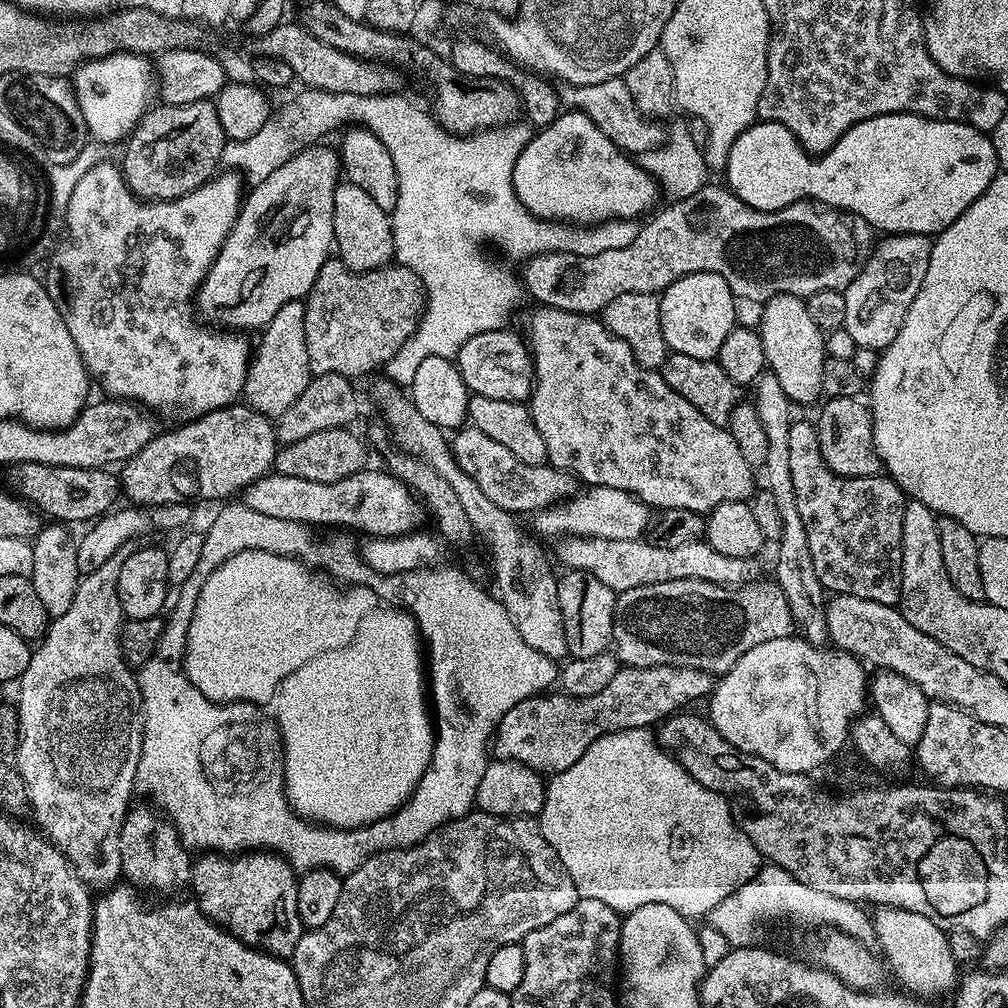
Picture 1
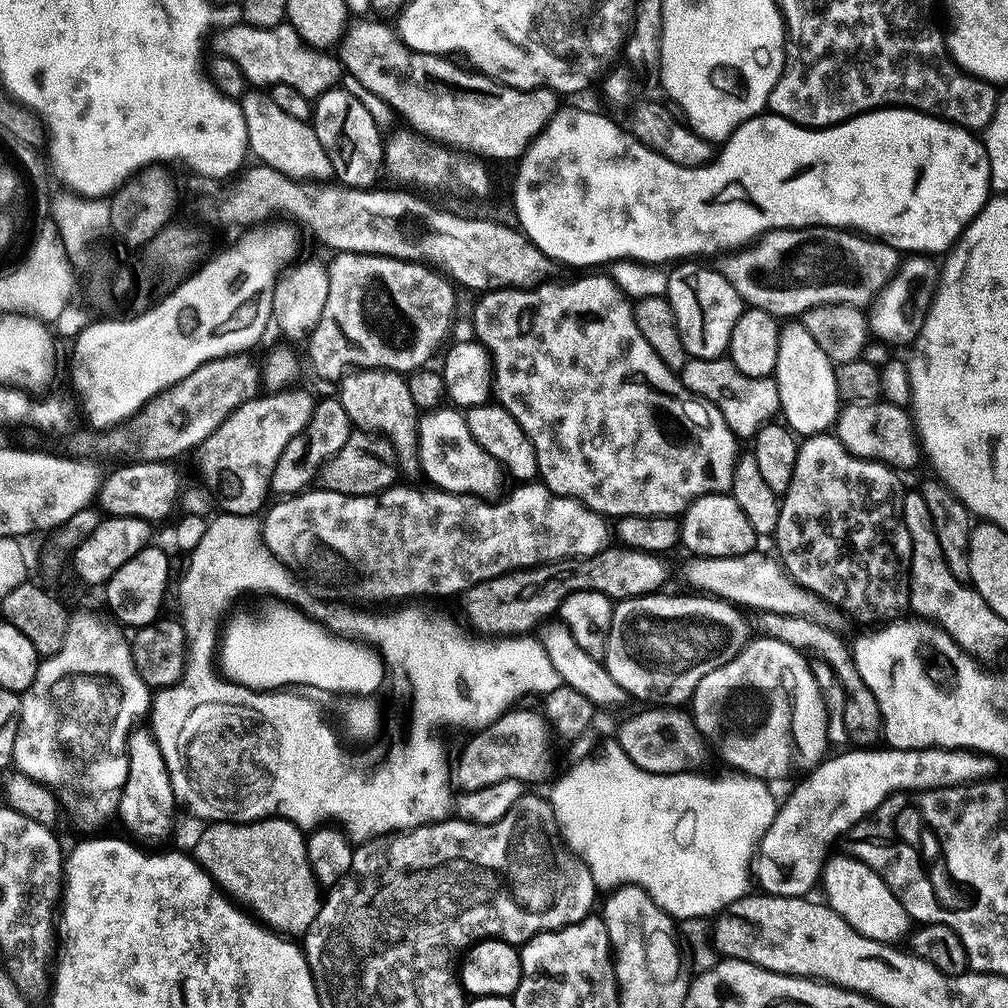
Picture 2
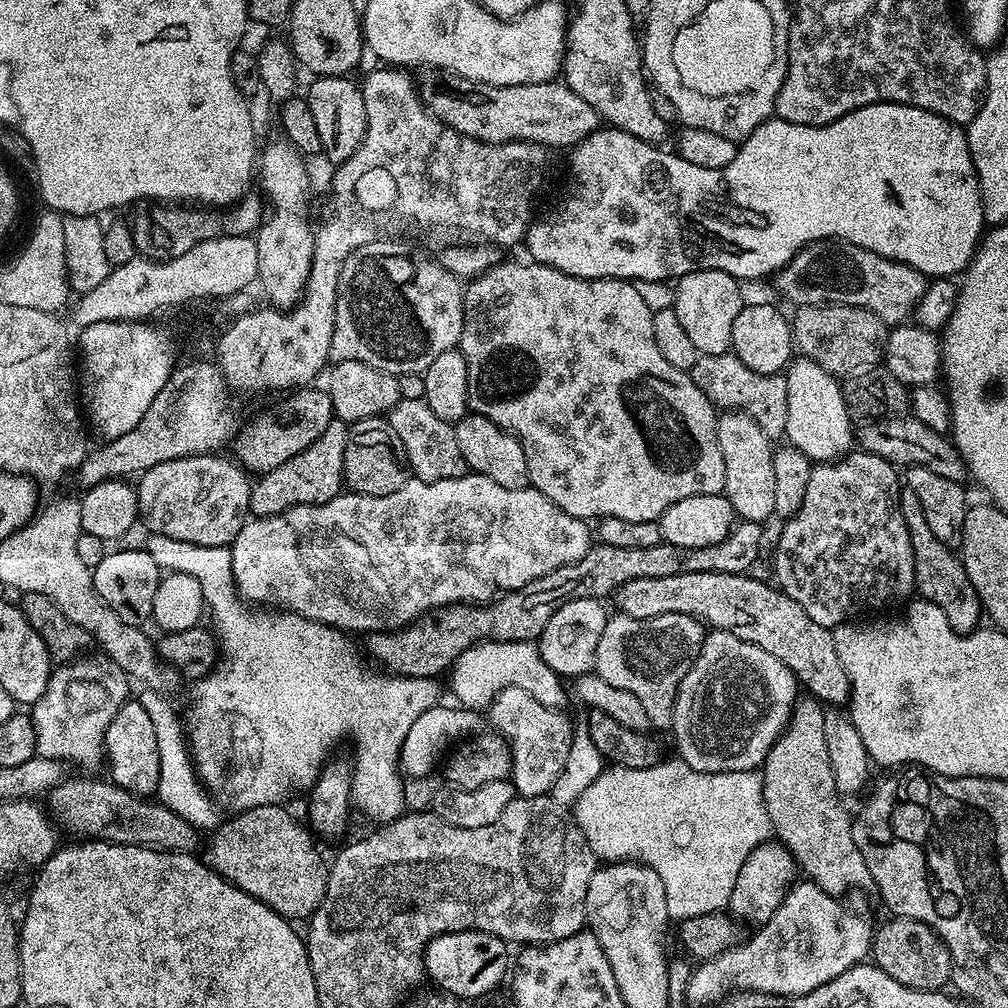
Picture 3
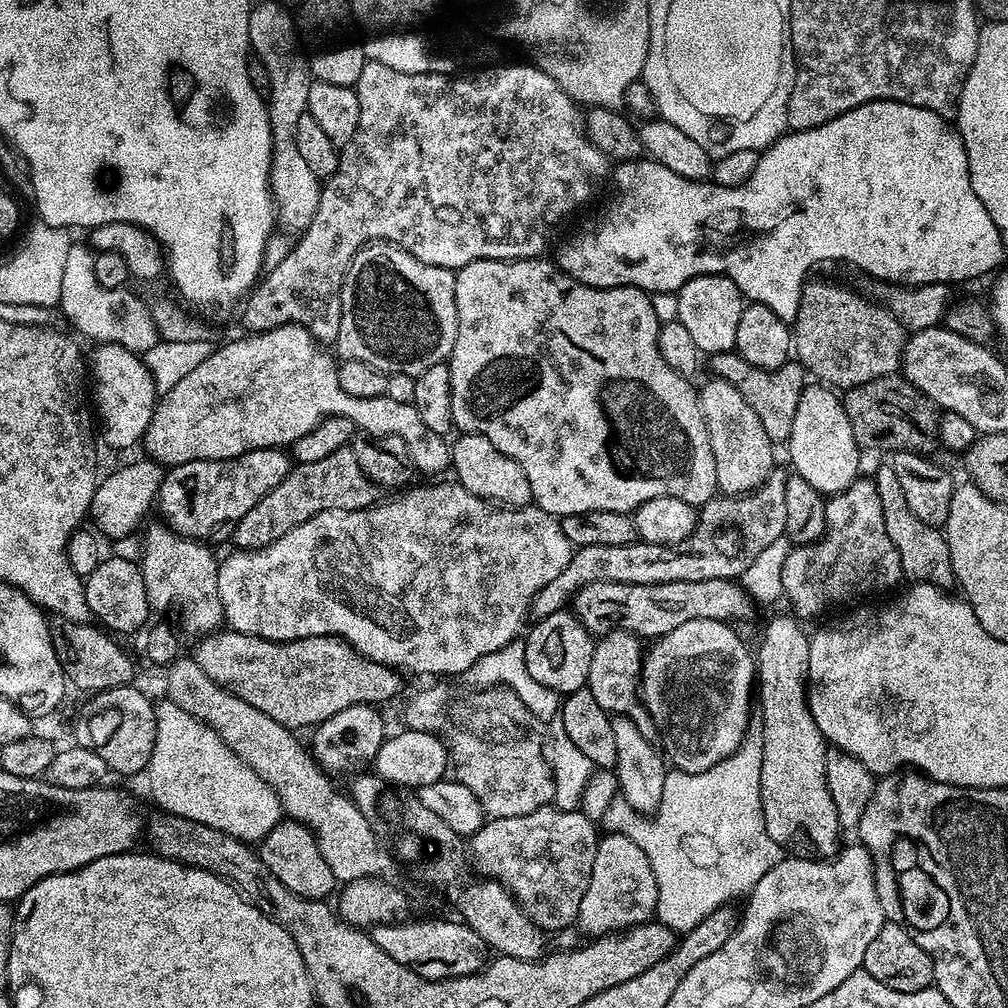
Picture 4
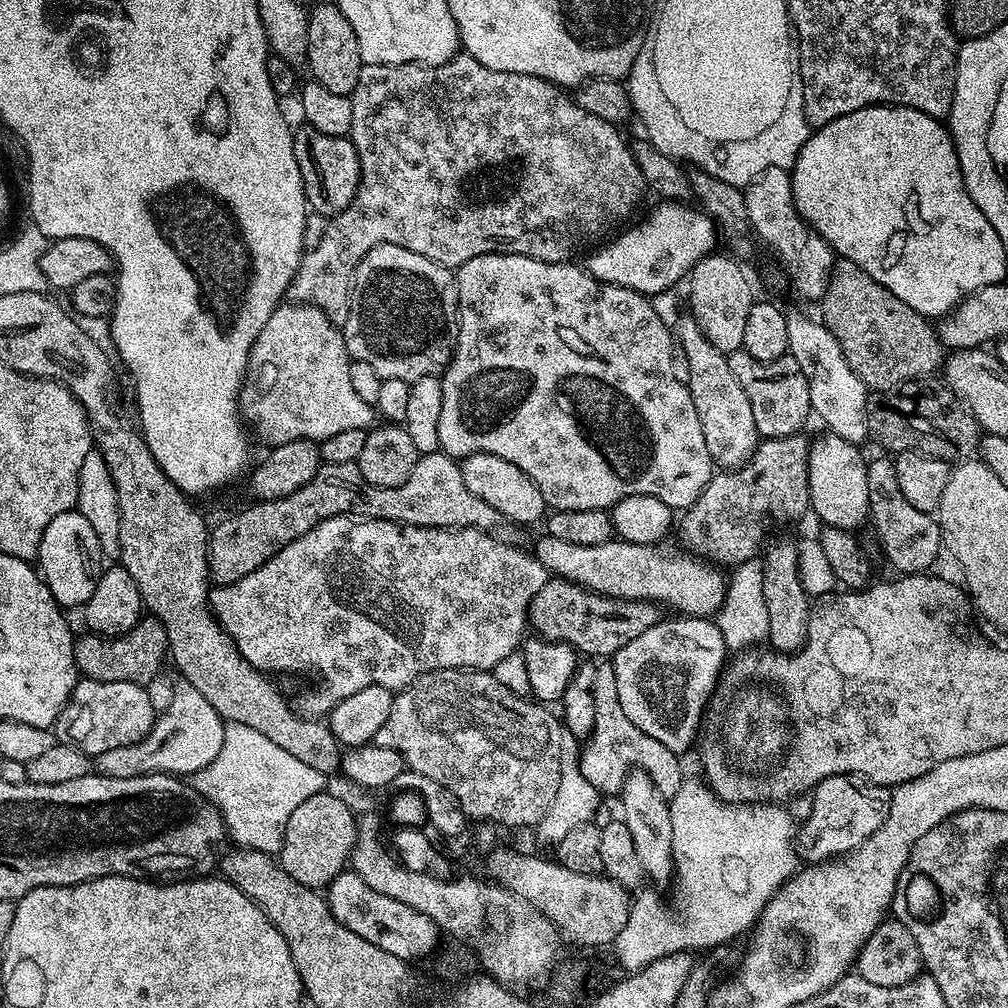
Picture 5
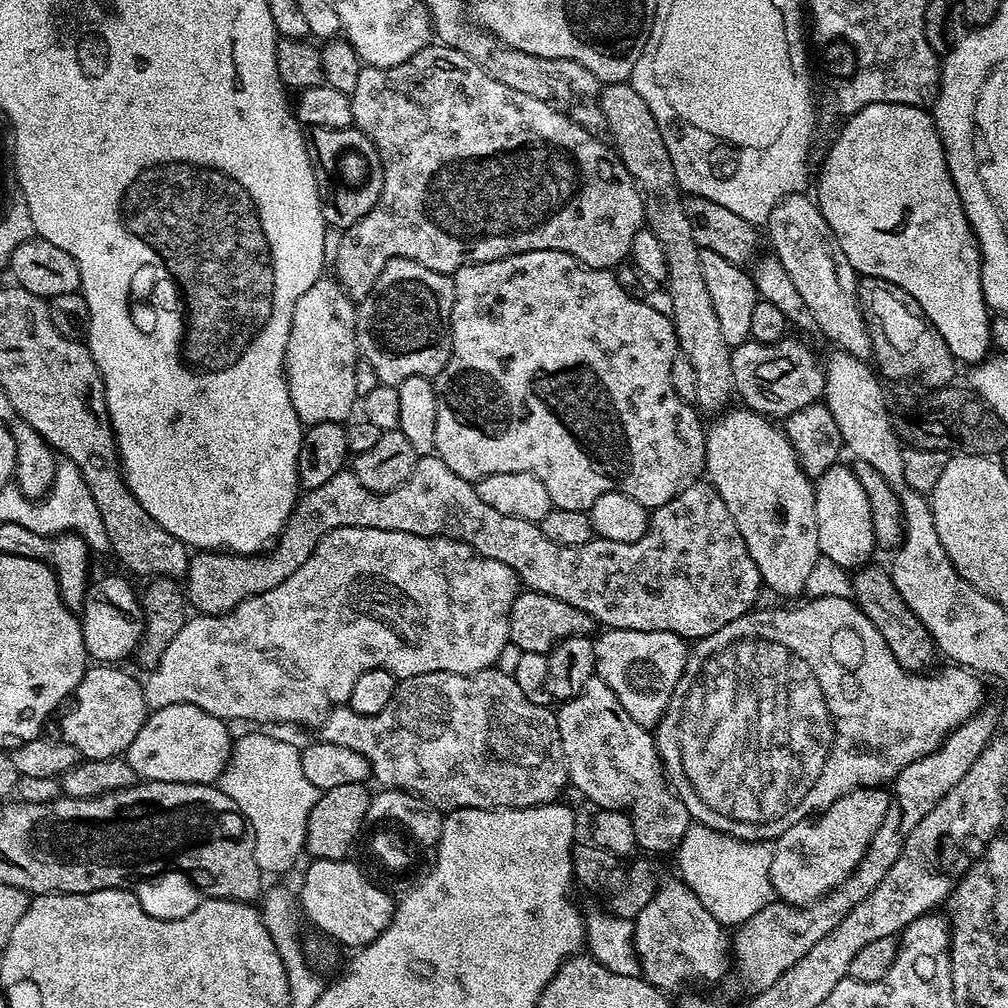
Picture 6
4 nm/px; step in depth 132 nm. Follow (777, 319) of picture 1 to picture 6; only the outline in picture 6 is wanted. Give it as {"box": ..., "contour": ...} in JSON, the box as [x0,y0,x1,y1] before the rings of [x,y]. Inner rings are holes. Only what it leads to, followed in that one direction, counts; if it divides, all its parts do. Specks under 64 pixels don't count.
{"box":[815,467,877,570],"contour":[[[851,467],[828,468],[815,481],[816,517],[818,518],[818,546],[820,555],[847,570],[859,570],[869,563],[868,555],[877,551],[874,522],[870,514],[870,498],[862,490],[855,471]]]}

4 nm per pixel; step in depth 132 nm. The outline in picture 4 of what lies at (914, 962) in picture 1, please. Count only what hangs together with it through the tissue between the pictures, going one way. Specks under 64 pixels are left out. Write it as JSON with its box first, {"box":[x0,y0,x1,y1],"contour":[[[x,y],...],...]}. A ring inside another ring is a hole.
{"box":[754,615,842,860],"contour":[[[795,615],[776,616],[764,628],[764,637],[760,640],[760,653],[755,653],[754,663],[757,671],[758,681],[758,698],[760,707],[763,710],[764,722],[764,750],[762,752],[762,770],[759,774],[759,797],[762,798],[763,821],[766,823],[766,832],[770,838],[774,838],[774,842],[785,853],[791,854],[796,858],[805,860],[827,860],[836,855],[841,847],[840,835],[842,829],[838,822],[838,810],[834,810],[834,800],[830,798],[830,790],[826,786],[826,741],[823,734],[818,730],[818,726],[812,717],[812,711],[808,709],[808,667],[810,666],[810,639],[809,633],[804,633],[804,628],[799,619]]]}

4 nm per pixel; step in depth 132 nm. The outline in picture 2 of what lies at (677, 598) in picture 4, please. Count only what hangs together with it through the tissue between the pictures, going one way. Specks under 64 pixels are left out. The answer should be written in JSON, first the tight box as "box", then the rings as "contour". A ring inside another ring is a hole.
{"box":[762,612,882,746],"contour":[[[765,612],[762,620],[764,620],[763,631],[767,635],[798,649],[808,652],[812,650],[816,652],[814,654],[819,654],[819,657],[831,666],[838,674],[845,692],[848,693],[848,701],[844,711],[844,725],[848,731],[847,739],[853,740],[853,745],[856,746],[875,745],[882,736],[878,702],[874,698],[874,694],[870,694],[870,686],[866,686],[866,682],[862,682],[862,674],[858,674],[856,663],[852,661],[851,647],[847,643],[844,645],[843,638],[839,636],[841,633],[829,628],[827,624],[820,624],[817,620],[807,616],[783,616],[782,614]]]}

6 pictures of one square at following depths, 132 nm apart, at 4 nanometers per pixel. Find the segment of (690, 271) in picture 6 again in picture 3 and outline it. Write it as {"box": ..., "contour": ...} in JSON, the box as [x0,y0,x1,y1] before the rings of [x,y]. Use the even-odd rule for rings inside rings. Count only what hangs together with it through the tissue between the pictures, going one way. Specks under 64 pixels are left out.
{"box":[716,410,775,520],"contour":[[[724,410],[716,417],[718,444],[726,462],[726,482],[723,495],[732,504],[732,511],[740,520],[764,519],[775,513],[774,506],[774,444],[770,437],[745,412]]]}

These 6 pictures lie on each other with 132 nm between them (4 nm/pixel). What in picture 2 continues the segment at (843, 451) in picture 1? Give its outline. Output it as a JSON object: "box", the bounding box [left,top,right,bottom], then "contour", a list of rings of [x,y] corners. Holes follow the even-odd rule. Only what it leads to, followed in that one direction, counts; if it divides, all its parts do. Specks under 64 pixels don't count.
{"box":[834,402,922,468],"contour":[[[885,402],[844,404],[836,414],[834,434],[850,455],[863,460],[876,460],[880,464],[887,464],[889,468],[912,468],[922,460],[922,449],[912,417],[898,405]]]}

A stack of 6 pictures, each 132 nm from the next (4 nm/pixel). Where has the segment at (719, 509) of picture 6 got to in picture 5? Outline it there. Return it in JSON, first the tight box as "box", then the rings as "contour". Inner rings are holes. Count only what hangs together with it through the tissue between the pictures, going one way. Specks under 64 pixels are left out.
{"box":[208,452,728,618],"contour":[[[425,452],[418,458],[414,466],[414,474],[406,478],[402,486],[383,488],[374,486],[362,478],[362,470],[354,464],[321,463],[318,474],[302,486],[302,490],[294,490],[294,494],[286,494],[286,498],[252,502],[249,508],[228,516],[217,528],[211,529],[208,538],[208,575],[217,585],[233,584],[238,578],[246,578],[246,574],[254,574],[267,560],[274,558],[286,545],[294,542],[294,538],[302,538],[314,526],[326,522],[335,516],[355,516],[366,520],[389,520],[395,524],[409,524],[419,528],[480,528],[484,532],[496,530],[502,524],[502,518],[490,502],[482,502],[482,498],[474,498],[462,479],[459,463],[445,452]],[[547,534],[534,547],[537,556],[553,577],[572,580],[610,598],[650,600],[657,606],[669,604],[681,616],[712,618],[724,604],[728,583],[721,569],[688,552],[674,552],[660,544],[631,544],[614,538],[602,546],[574,546]]]}

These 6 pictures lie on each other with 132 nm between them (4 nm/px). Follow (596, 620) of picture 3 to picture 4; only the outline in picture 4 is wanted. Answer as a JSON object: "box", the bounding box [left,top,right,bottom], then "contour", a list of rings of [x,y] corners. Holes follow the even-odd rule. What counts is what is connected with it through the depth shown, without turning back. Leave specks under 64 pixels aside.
{"box":[522,611,596,694],"contour":[[[571,611],[555,612],[546,618],[535,621],[527,629],[522,643],[526,650],[526,667],[529,674],[542,686],[549,687],[550,690],[559,694],[567,694],[576,692],[587,685],[596,640]]]}

